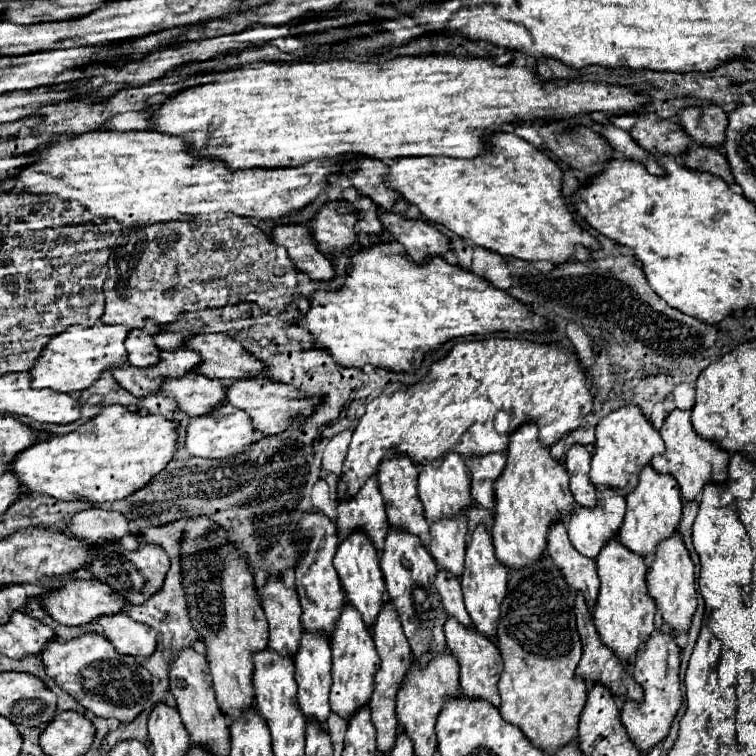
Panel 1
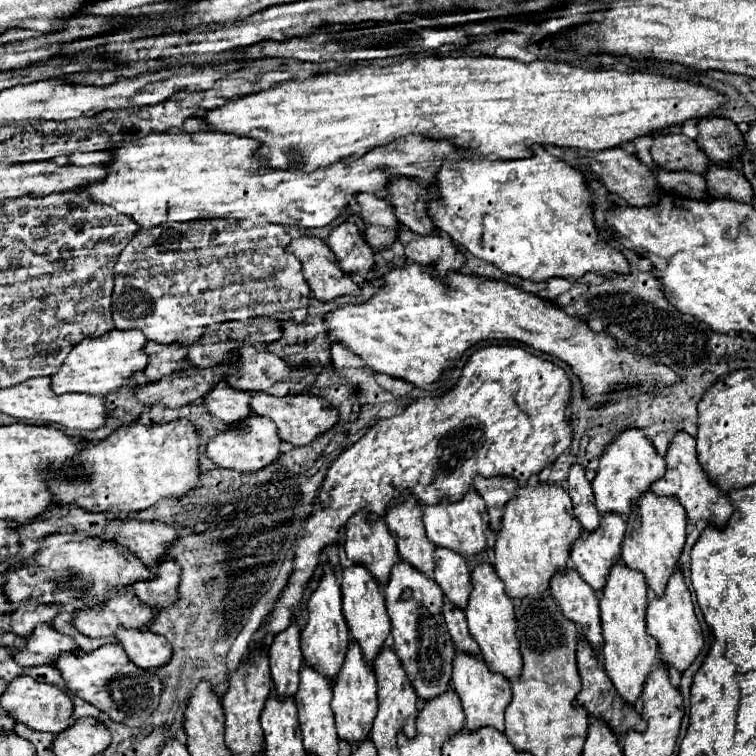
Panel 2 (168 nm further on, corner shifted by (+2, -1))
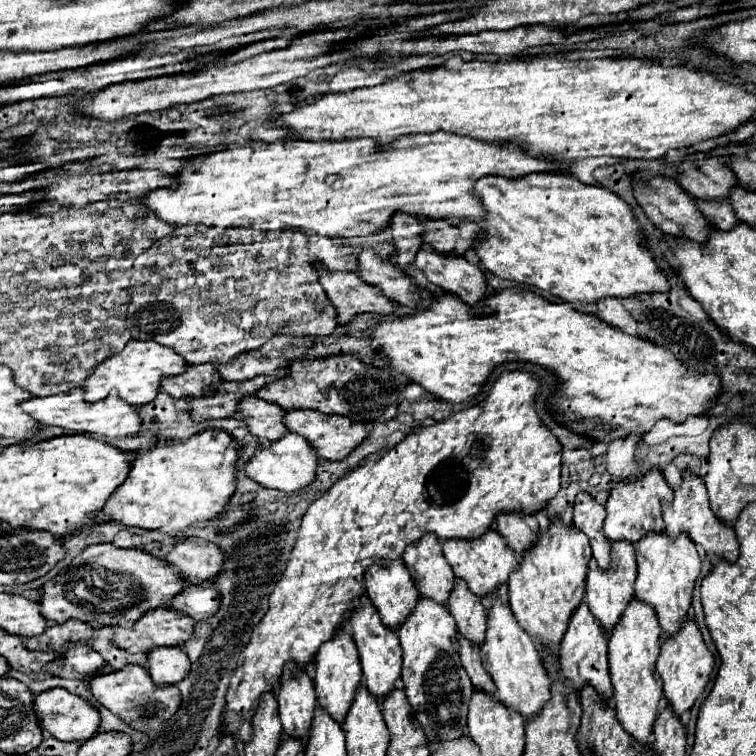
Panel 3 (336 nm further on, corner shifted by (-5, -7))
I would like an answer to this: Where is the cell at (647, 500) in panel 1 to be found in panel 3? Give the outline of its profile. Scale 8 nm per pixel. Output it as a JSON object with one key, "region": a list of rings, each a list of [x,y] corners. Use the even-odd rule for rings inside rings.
{"region":[[[653,531],[635,543],[635,553],[637,553],[635,597],[655,607],[659,625],[667,635],[671,635],[677,631],[677,625],[687,615],[687,609],[691,605],[693,585],[701,571],[697,547],[685,535],[677,535],[675,539],[671,539],[663,531]]]}

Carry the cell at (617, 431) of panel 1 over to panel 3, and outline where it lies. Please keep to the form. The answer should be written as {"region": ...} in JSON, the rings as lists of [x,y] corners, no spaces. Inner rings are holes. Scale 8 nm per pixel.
{"region":[[[651,467],[643,477],[635,479],[631,483],[625,483],[625,481],[615,483],[615,487],[611,489],[609,499],[605,503],[605,509],[607,509],[607,517],[603,523],[605,537],[611,541],[627,539],[627,541],[635,543],[649,531],[663,531],[665,523],[663,523],[663,515],[661,515],[661,503],[671,501],[671,499],[673,499],[673,489],[657,467]]]}

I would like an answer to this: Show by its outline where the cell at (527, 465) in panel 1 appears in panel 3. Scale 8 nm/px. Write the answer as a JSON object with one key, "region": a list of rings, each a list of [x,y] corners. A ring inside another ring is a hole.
{"region":[[[553,515],[547,529],[539,531],[539,539],[521,555],[519,567],[509,575],[509,605],[517,623],[555,653],[567,631],[569,615],[583,599],[589,559],[587,535],[575,525],[565,525],[559,515]]]}

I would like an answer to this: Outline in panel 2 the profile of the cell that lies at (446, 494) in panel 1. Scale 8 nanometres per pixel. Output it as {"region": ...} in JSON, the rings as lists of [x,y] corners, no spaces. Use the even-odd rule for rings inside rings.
{"region":[[[470,489],[470,493],[466,493],[466,497],[458,503],[448,503],[448,501],[442,501],[440,505],[430,505],[430,507],[424,507],[424,525],[426,525],[426,535],[428,539],[436,545],[436,547],[446,547],[446,549],[452,549],[460,555],[480,555],[488,549],[488,543],[486,543],[486,529],[490,527],[488,525],[488,511],[486,511],[486,505],[484,505],[484,499],[474,491]]]}

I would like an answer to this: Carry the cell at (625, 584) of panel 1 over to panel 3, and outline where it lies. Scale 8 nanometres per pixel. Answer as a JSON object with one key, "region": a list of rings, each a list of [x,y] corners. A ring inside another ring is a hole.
{"region":[[[631,599],[609,635],[609,671],[613,683],[613,701],[617,709],[617,719],[637,741],[647,743],[649,733],[653,731],[655,717],[659,713],[659,703],[663,697],[663,683],[655,671],[655,661],[659,657],[659,639],[661,627],[655,619],[655,611],[639,599]]]}

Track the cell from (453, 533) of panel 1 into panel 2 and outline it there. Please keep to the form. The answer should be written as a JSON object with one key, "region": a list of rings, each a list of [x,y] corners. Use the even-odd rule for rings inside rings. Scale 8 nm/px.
{"region":[[[436,549],[436,569],[434,569],[434,581],[444,591],[446,599],[464,611],[468,607],[468,597],[472,591],[470,581],[470,569],[458,553],[452,553],[450,549]]]}

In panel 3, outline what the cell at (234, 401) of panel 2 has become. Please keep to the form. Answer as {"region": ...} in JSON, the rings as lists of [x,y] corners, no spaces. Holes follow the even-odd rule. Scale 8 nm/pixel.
{"region":[[[247,395],[239,401],[239,413],[243,415],[247,429],[261,441],[277,441],[287,433],[281,423],[283,409],[275,403]]]}

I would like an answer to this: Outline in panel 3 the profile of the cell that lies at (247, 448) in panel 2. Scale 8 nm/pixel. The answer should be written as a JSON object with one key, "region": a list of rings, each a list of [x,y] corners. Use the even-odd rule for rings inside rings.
{"region":[[[297,433],[283,435],[283,439],[277,439],[275,443],[263,443],[255,449],[253,457],[245,463],[245,475],[253,481],[257,481],[263,487],[269,489],[281,489],[281,491],[299,491],[301,487],[309,485],[315,477],[317,467],[317,455],[313,447]]]}

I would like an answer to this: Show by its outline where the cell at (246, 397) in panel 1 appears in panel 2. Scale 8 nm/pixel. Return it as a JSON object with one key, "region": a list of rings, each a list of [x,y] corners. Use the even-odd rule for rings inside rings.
{"region":[[[254,393],[252,411],[260,417],[268,417],[278,425],[280,439],[292,445],[310,445],[316,437],[330,431],[338,423],[338,411],[318,395],[292,395],[292,397],[272,397],[268,393]]]}

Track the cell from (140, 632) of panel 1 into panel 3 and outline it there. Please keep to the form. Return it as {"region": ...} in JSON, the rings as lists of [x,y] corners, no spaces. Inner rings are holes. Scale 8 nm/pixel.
{"region":[[[153,647],[147,653],[149,675],[157,685],[177,683],[189,673],[189,657],[179,647]]]}

